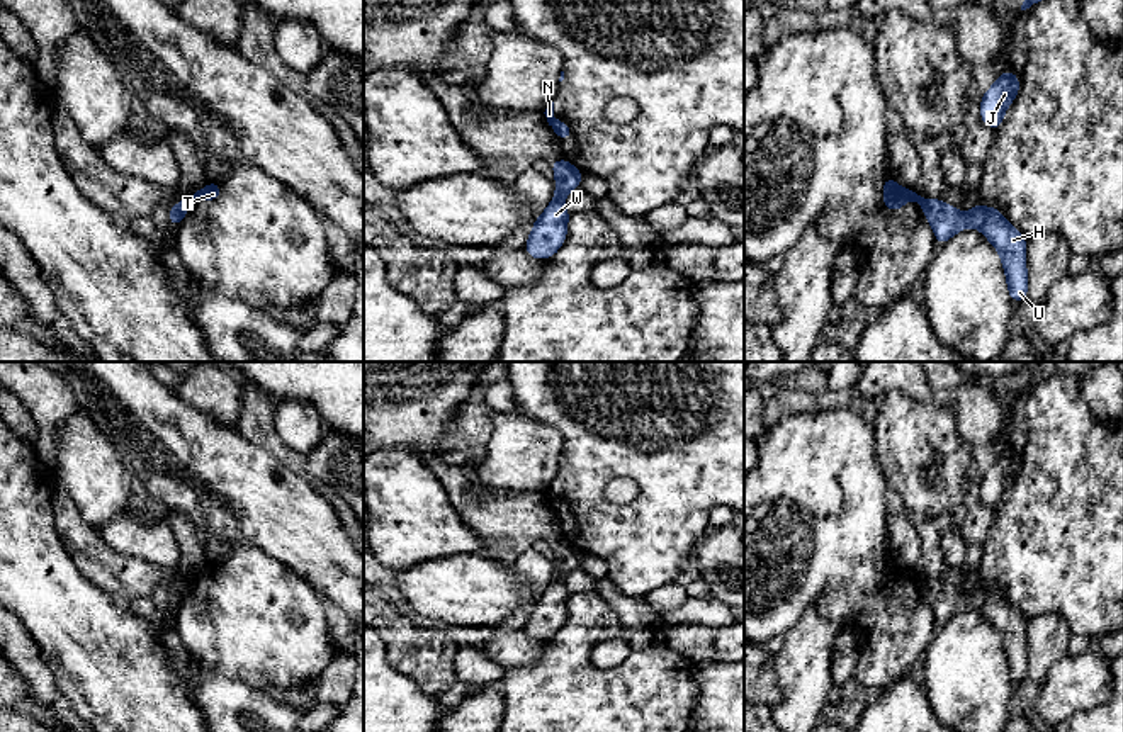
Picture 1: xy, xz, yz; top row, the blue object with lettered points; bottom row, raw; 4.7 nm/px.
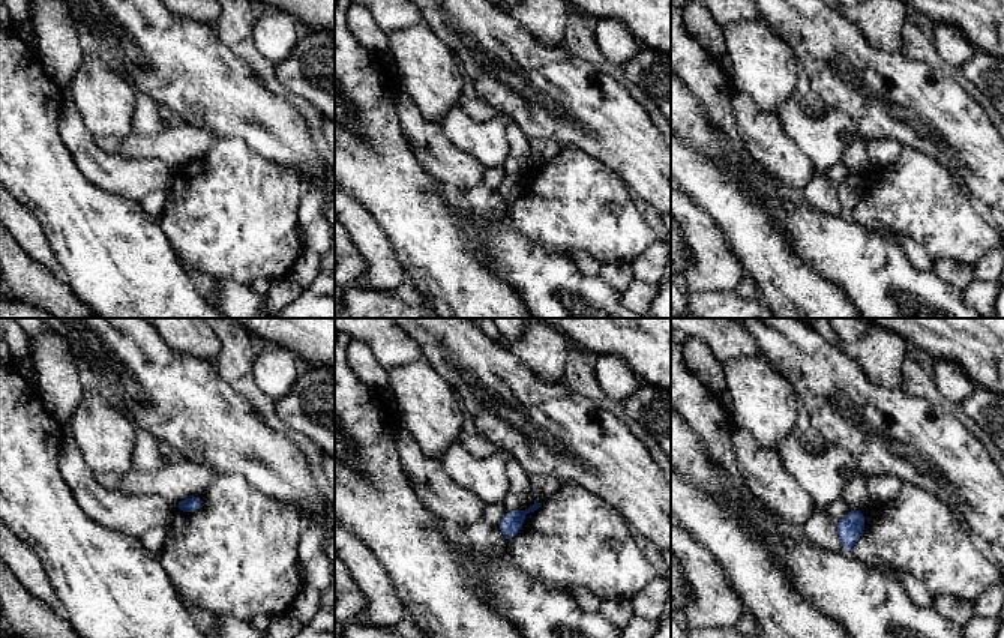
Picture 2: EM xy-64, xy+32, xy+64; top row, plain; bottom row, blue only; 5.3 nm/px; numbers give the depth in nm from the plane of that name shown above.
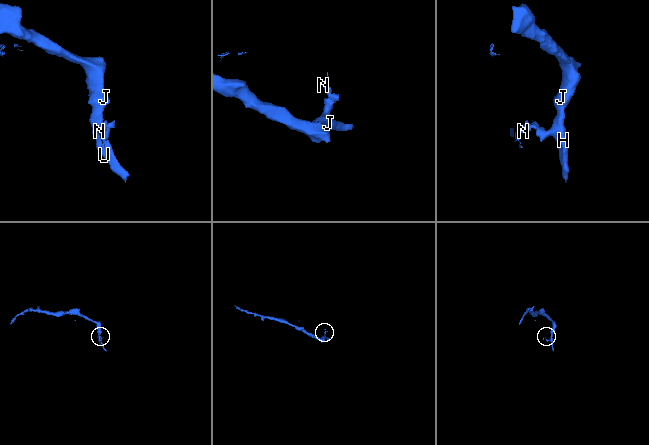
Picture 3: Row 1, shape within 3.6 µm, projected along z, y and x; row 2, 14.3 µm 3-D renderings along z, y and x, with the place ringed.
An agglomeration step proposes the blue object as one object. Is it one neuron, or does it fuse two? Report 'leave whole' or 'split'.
split

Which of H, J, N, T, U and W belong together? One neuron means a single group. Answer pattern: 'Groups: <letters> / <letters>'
Groups: H J U W / N T

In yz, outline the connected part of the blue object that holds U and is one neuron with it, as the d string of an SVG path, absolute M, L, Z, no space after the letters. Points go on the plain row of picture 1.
M938 579L924 581L924 596L929 601L938 627L943 627L958 611L975 606L1001 635L1007 673L1014 684L1028 678L1026 618L1013 608L997 588L984 588L977 581L968 594Z

